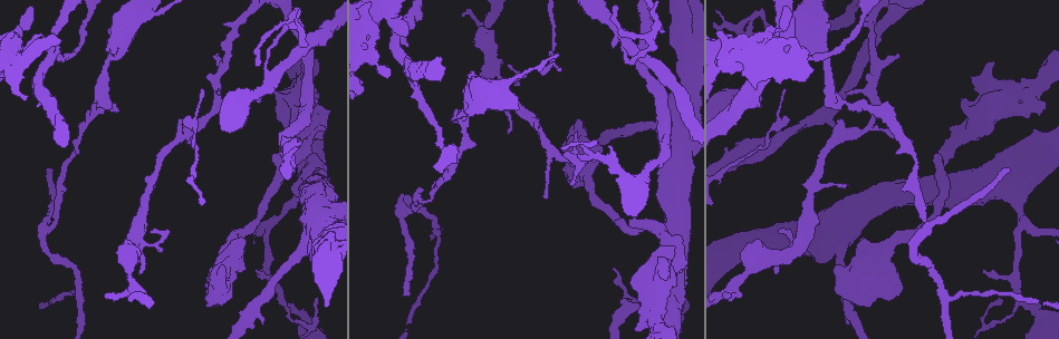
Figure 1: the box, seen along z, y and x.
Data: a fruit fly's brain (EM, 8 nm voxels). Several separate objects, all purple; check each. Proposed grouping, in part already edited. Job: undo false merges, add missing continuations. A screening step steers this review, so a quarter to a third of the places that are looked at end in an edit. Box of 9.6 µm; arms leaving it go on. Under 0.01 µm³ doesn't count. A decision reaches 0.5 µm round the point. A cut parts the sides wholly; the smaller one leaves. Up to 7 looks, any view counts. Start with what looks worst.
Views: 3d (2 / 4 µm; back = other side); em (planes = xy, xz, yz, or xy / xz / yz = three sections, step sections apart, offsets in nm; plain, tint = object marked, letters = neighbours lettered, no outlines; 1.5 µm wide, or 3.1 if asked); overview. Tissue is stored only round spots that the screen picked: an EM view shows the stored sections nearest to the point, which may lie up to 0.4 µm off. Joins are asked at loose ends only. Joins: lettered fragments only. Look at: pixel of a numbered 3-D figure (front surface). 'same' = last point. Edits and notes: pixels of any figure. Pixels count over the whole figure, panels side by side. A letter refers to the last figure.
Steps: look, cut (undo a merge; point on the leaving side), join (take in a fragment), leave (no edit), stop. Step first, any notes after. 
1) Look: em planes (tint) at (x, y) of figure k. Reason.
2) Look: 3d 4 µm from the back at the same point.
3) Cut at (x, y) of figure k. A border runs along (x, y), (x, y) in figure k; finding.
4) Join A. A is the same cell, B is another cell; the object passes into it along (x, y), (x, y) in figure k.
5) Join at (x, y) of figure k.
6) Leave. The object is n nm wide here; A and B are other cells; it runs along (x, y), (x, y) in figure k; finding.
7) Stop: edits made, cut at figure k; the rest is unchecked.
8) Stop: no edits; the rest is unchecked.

Look: em planes (plain) at (78, 295) of figure 1. Two arms in line, one across.

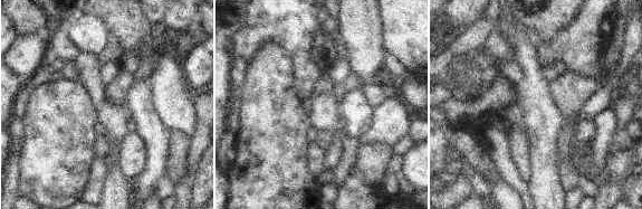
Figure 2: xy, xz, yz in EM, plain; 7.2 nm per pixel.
Look: em planes (tint) at the same point. With the object marked.

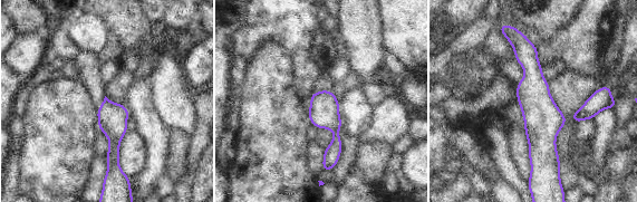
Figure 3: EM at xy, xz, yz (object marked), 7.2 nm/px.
Look: em planes (letters) at the same point. See the neighbours.

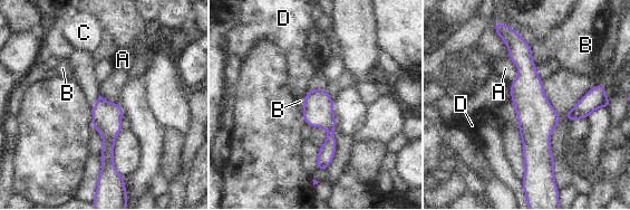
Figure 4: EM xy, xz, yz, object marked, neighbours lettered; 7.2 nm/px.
Leave. A, B, C and D are other cells; it runs along (514, 38), (533, 108), (527, 170) in figure 4; continuous, no second neuron.

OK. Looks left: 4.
Look: em planes (letters) at (51, 172) of figure 1. An open end.

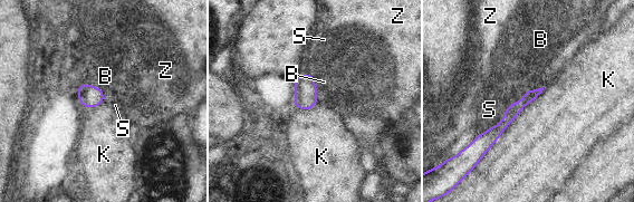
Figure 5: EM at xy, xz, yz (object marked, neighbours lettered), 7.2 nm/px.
Leave. The longest contact is with K, 700 nm; B, K, S and Z are other cells; no lettered fragment goes on from it.

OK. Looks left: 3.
Look: em planes (letters) at (275, 106) of figure 1. Free end.

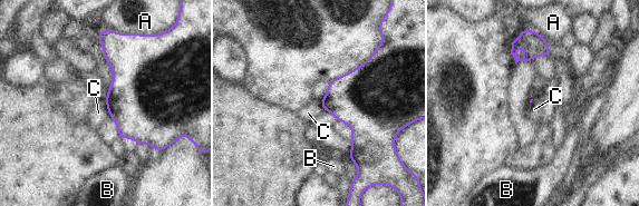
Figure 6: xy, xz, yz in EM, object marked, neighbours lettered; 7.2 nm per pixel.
Leave. A, B and C are other cells; a border runs along (104, 100), (109, 116) in figure 6; none of them fits.

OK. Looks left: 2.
Stop: no edits; the rest is unchecked.

